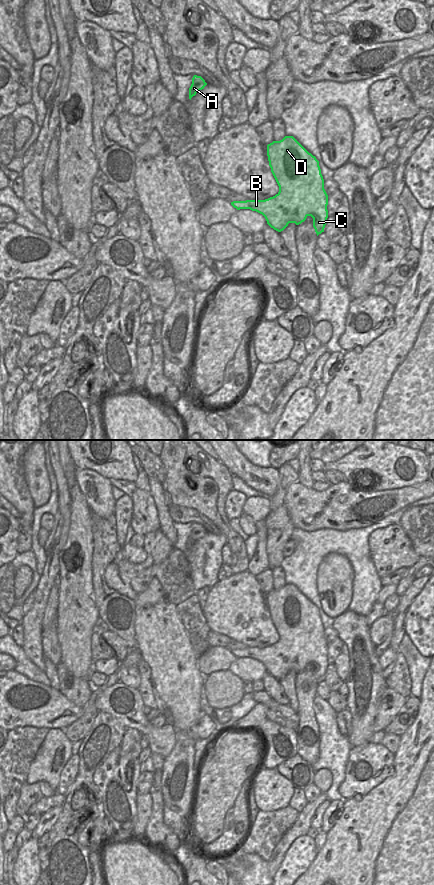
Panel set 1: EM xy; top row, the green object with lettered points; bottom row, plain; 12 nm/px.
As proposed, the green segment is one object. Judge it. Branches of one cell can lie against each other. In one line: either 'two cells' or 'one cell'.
one cell

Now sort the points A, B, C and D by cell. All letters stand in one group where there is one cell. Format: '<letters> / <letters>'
A B C D

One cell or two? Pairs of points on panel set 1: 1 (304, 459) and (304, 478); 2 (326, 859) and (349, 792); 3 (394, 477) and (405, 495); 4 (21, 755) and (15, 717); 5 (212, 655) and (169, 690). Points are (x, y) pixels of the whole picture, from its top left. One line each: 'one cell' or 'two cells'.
1: one cell
2: two cells
3: two cells
4: two cells
5: two cells

